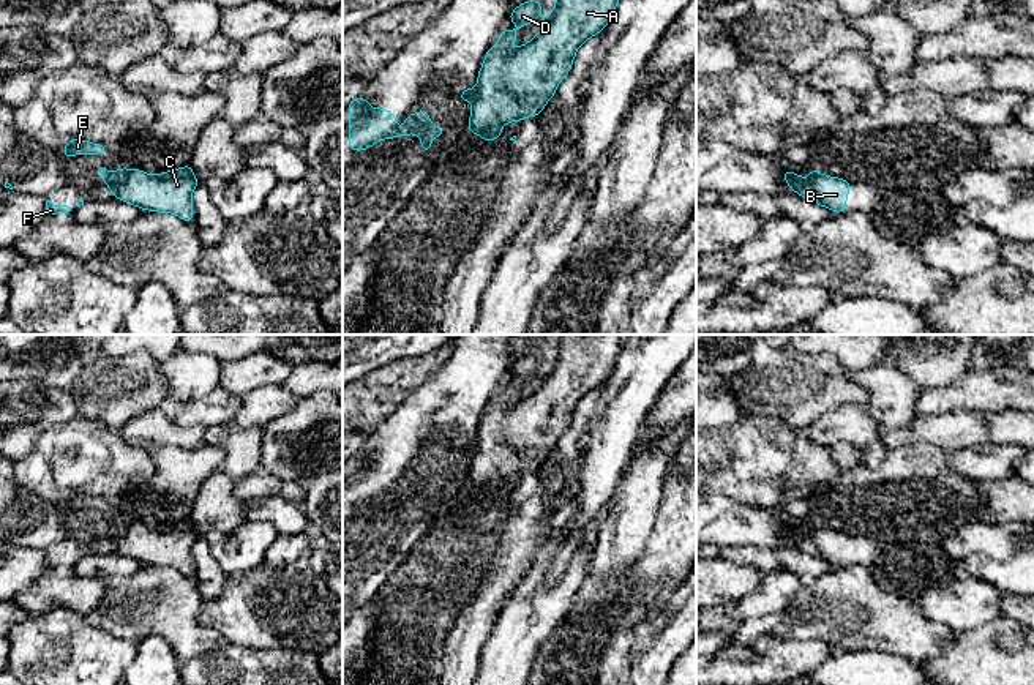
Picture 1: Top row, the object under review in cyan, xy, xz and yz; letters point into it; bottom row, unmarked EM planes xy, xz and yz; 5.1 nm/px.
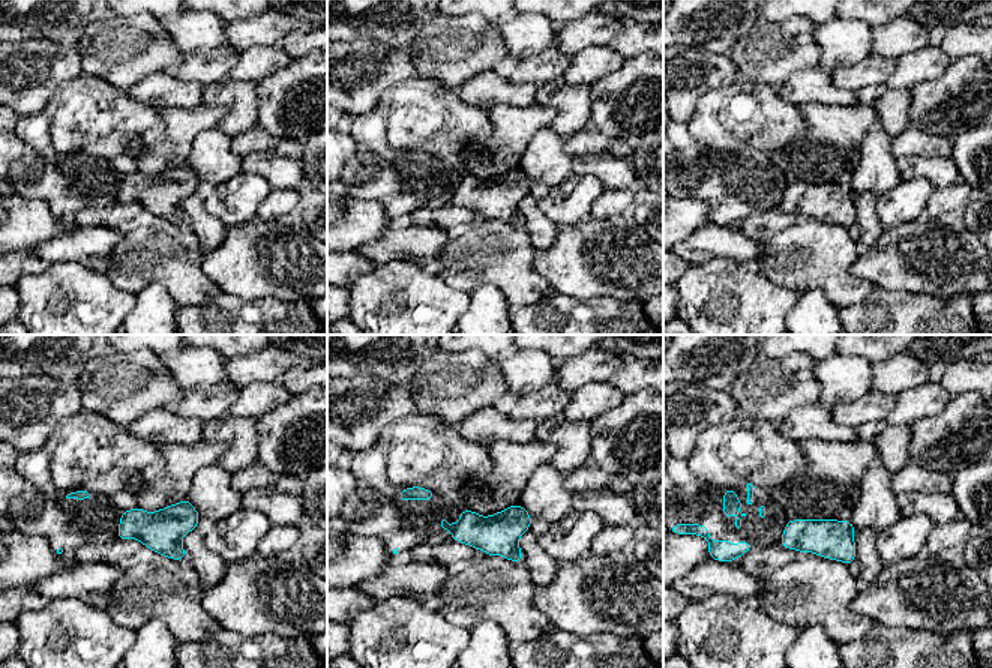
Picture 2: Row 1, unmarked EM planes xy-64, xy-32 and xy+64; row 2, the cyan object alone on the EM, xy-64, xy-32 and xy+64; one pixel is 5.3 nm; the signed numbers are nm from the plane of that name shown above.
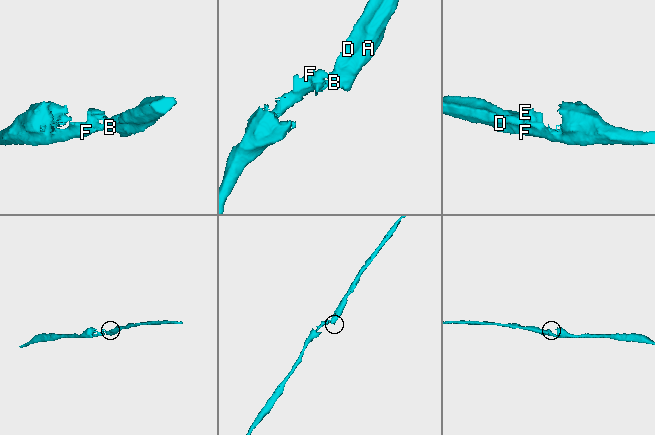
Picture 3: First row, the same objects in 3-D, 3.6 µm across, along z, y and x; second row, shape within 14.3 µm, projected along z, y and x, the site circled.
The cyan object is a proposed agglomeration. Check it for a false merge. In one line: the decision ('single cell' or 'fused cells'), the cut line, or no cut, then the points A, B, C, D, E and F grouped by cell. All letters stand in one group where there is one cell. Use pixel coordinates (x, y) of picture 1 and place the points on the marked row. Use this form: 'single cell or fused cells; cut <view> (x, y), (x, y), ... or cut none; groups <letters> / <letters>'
fused cells; cut xy (130, 169), (116, 196); groups A B C D / E F

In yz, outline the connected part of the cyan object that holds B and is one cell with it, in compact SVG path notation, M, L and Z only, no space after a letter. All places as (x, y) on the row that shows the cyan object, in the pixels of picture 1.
M789 167L785 169L783 178L788 188L800 197L826 207L832 213L846 211L846 199L851 191L851 182L824 174L818 174L813 178L804 178L800 174L794 175Z

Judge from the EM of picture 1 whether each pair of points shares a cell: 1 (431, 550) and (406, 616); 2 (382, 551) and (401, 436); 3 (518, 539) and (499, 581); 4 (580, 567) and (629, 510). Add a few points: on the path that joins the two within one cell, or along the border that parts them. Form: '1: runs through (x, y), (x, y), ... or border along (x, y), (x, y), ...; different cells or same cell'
1: runs through (431, 565), (431, 586), (422, 600); same cell
2: runs through (382, 523), (382, 497), (401, 479), (401, 464); same cell
3: runs through (518, 550), (507, 570); same cell
4: border along (592, 553), (589, 561); different cells

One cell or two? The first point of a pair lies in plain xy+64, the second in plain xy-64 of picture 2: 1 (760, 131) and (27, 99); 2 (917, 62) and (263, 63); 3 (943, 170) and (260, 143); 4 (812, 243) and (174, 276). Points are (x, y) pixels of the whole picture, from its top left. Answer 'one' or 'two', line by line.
1: two
2: one
3: two
4: one

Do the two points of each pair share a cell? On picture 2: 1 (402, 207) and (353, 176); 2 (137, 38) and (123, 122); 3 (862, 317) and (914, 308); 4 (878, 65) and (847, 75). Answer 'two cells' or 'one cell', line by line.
1: one cell
2: two cells
3: one cell
4: one cell

